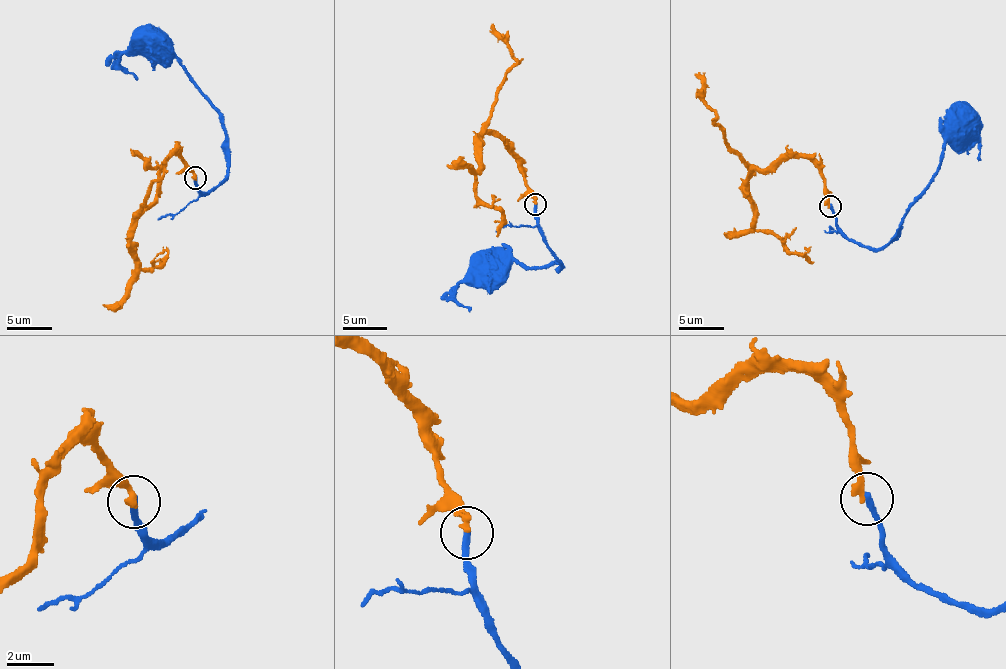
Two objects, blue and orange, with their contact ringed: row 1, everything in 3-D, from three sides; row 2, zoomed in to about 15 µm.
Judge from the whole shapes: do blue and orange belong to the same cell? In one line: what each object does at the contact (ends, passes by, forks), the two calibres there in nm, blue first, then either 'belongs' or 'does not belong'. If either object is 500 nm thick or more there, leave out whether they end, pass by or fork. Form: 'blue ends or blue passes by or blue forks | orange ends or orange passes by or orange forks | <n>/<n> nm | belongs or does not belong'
blue ends | orange ends | 280/320 nm | does not belong

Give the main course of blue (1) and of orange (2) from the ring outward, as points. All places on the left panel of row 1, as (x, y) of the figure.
1: (194, 178), (197, 190), (210, 192), (225, 173), (223, 122), (175, 57), (149, 41)
2: (194, 178), (182, 156), (170, 154), (158, 193), (134, 223), (134, 276), (159, 262)

